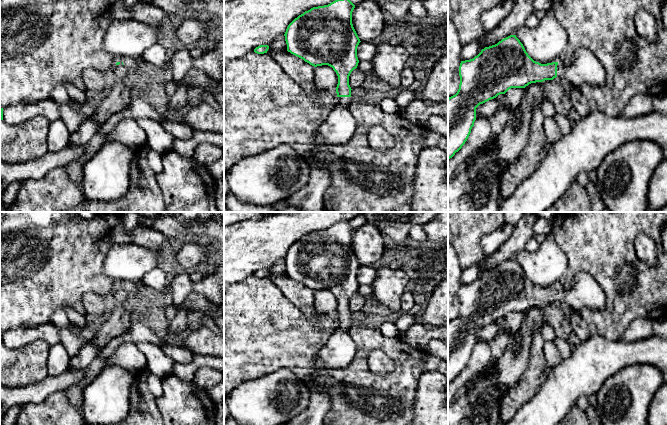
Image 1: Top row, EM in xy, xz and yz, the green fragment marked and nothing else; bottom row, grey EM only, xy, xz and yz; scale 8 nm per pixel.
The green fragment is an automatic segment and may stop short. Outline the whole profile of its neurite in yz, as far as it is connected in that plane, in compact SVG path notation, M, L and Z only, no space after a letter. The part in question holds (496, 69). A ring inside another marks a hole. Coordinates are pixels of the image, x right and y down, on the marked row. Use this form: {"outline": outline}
{"outline": "M510 35L495 45L485 47L473 59L461 61L459 76L457 93L448 98L448 159L467 141L476 120L476 108L500 94L505 94L511 88L525 88L531 83L553 80L556 77L565 78L574 85L603 86L606 82L604 67L590 50L577 49L568 66L558 62L541 64L528 55L516 35Z"}

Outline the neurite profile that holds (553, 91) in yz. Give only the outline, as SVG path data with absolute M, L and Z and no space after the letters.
M555 80L543 81L542 87L544 90L544 98L553 104L556 113L568 117L572 104L567 91Z

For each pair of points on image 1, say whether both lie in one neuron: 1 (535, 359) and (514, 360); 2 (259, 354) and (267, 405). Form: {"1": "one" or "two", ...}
{"1": "two", "2": "two"}

